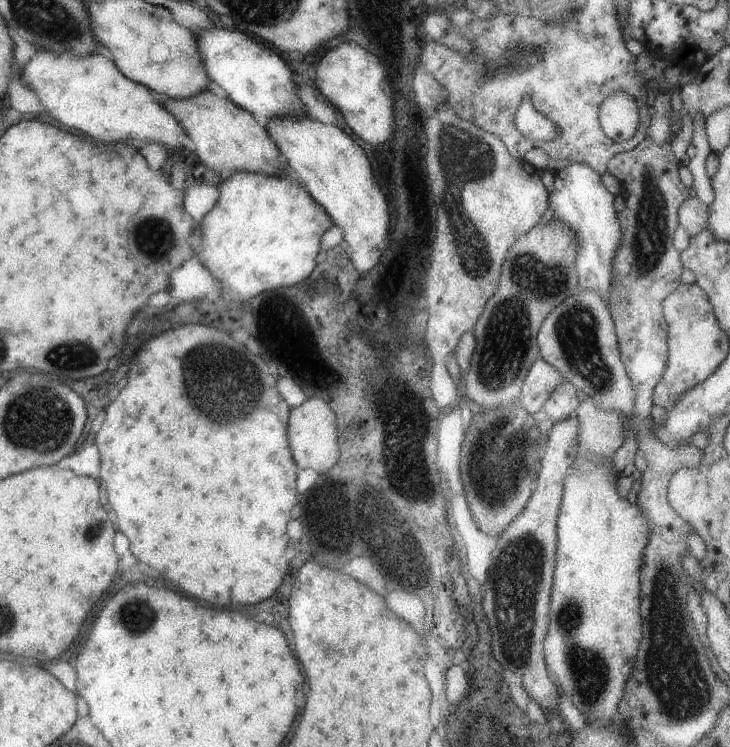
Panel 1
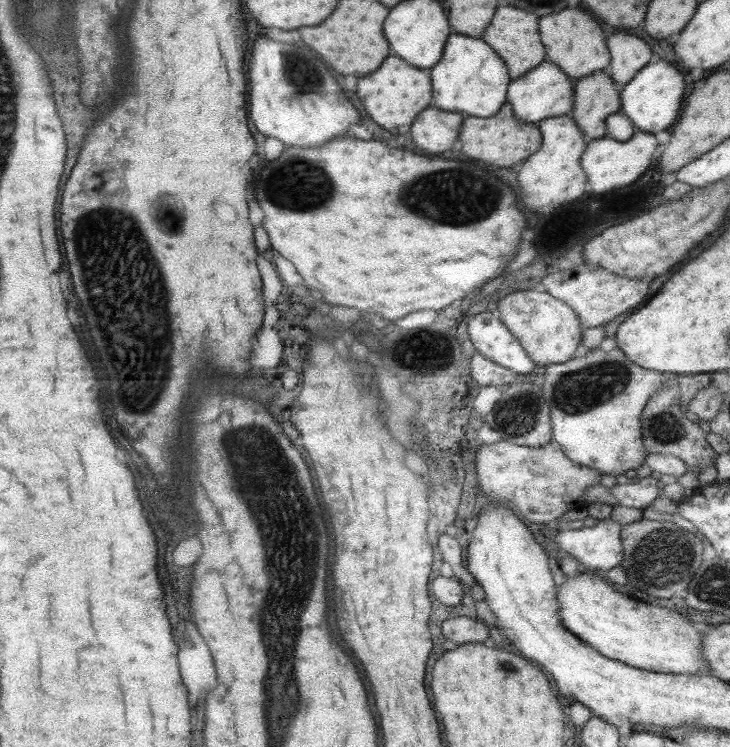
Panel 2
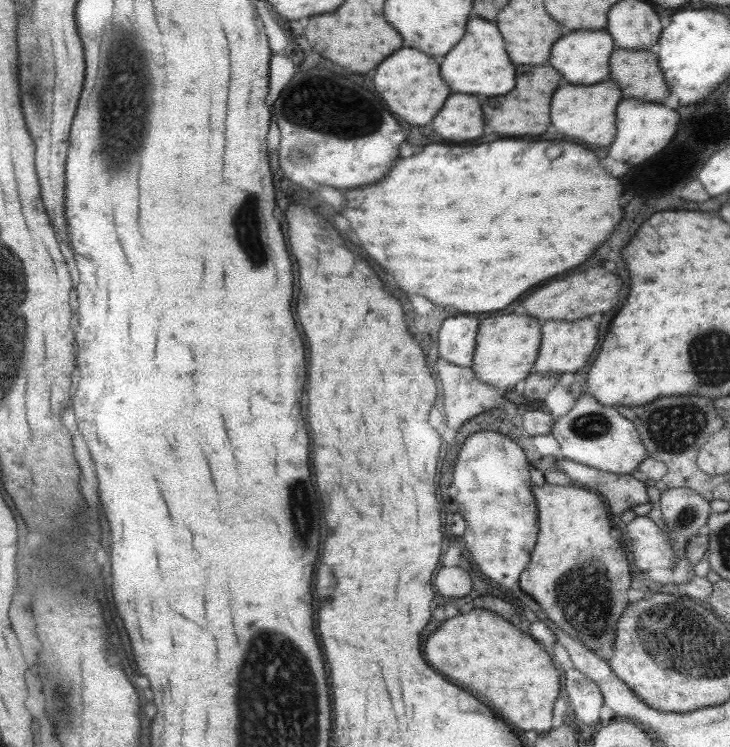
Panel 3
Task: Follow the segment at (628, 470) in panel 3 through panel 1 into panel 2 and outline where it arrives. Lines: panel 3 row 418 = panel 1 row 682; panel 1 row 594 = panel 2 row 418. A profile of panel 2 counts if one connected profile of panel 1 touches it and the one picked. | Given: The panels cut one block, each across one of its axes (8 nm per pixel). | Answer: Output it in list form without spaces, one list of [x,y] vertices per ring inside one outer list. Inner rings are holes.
[[[617,347],[607,352],[595,348],[579,358],[547,366],[543,380],[543,398],[551,410],[552,440],[560,446],[571,462],[599,470],[602,475],[616,477],[627,470],[637,470],[648,454],[641,440],[640,416],[647,399],[656,393],[667,377],[668,373],[645,370],[637,366]]]

